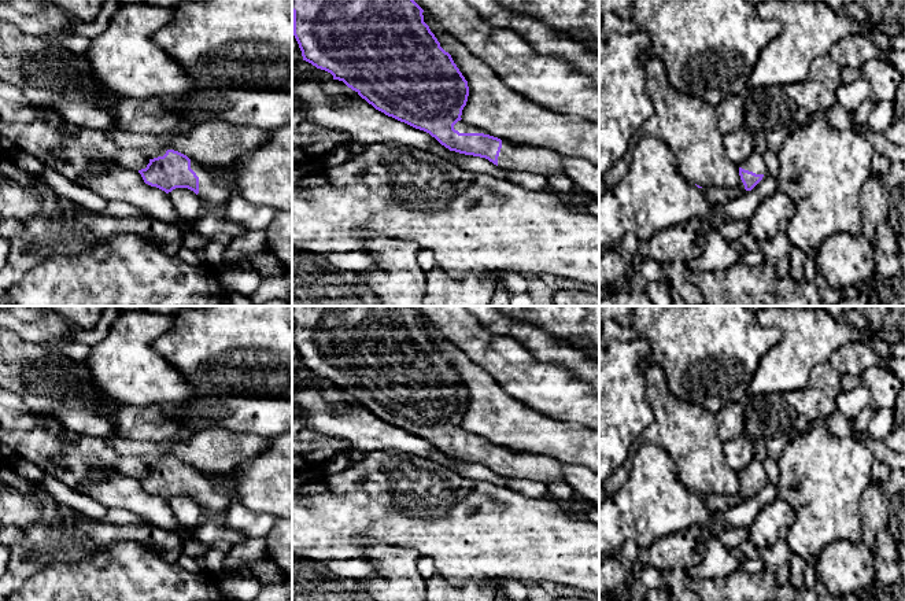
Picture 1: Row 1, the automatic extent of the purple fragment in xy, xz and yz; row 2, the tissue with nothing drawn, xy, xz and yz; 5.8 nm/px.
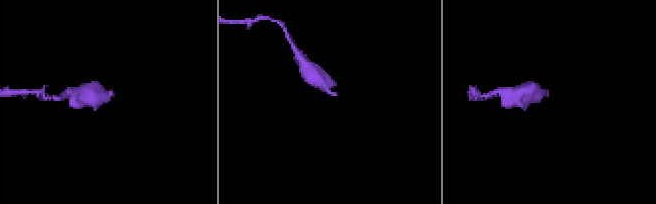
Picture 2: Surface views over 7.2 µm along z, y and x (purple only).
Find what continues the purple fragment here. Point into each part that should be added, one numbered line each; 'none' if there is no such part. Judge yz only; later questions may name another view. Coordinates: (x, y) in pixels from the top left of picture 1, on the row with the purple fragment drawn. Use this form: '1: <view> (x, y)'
1: yz (754, 163)

